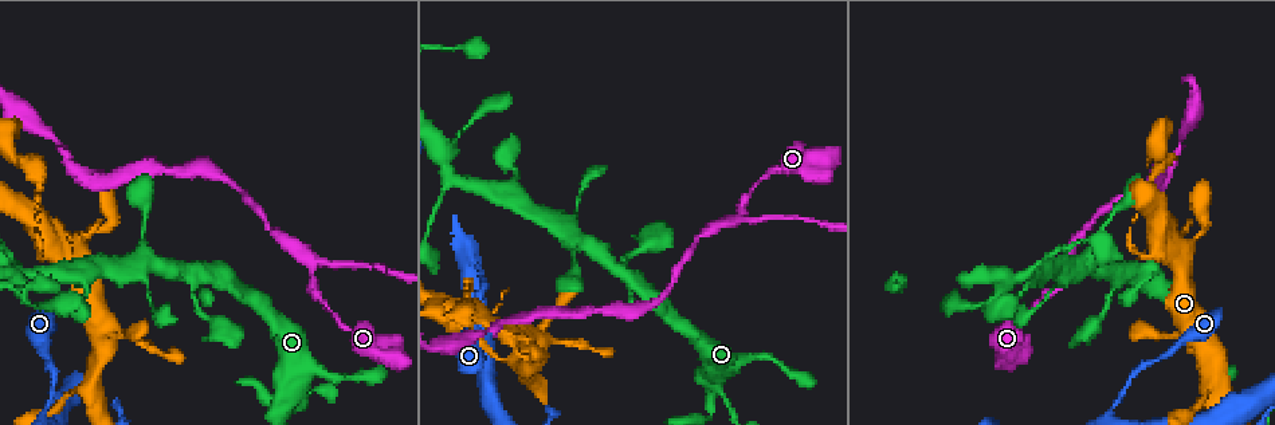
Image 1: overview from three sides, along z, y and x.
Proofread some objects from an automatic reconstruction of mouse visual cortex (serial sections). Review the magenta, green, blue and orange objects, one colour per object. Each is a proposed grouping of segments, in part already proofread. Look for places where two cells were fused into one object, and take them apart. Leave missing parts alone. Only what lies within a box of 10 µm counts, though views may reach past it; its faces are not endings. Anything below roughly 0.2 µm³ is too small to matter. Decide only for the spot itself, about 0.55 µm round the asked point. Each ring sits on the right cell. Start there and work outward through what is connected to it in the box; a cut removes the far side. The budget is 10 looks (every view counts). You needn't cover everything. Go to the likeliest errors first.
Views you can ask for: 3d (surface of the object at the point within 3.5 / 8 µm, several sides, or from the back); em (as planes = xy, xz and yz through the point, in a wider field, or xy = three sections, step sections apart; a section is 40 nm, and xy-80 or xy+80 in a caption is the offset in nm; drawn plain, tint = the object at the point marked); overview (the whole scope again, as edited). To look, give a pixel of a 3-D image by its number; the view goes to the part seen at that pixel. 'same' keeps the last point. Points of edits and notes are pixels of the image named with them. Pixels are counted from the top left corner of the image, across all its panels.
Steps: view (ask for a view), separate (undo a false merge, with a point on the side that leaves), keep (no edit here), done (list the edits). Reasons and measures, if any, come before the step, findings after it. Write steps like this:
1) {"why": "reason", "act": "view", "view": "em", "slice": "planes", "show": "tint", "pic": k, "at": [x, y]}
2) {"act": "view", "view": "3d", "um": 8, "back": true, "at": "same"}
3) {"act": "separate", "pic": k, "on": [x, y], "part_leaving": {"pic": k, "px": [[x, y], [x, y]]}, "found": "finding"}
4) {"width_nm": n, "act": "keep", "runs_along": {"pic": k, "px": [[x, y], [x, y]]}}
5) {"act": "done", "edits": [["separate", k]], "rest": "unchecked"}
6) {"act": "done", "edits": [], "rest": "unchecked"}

{"why": "branch point", "act": "view", "view": "3d", "um": 3.5, "pic": 1, "at": [743, 219]}

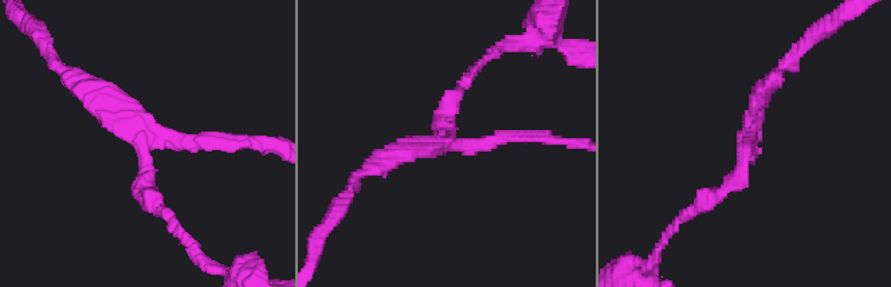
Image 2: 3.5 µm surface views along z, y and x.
{"arms": 3, "arm_widths_nm": [150, 150, 250], "act": "view", "view": "em", "slice": "xy", "step": 3, "show": "tint", "pic": 2, "at": [445, 140]}

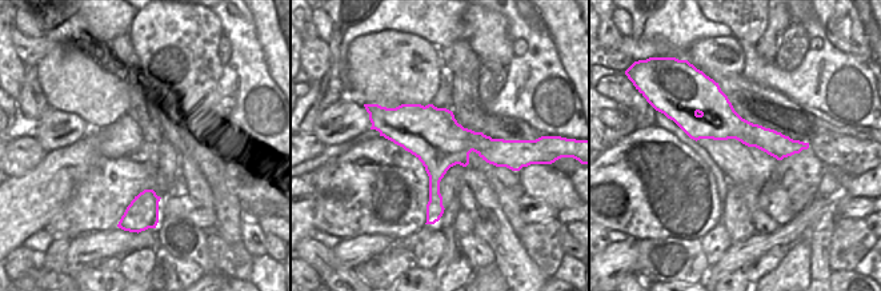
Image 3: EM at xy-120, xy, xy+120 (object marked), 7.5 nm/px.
{"act": "keep", "runs_along": {"pic": 3, "px": [[375, 124], [509, 159]]}, "found": "continuous, no second cell"}

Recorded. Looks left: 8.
{"why": "sharp bend", "act": "view", "view": "3d", "um": 3.5, "pic": 1, "at": [38, 223]}

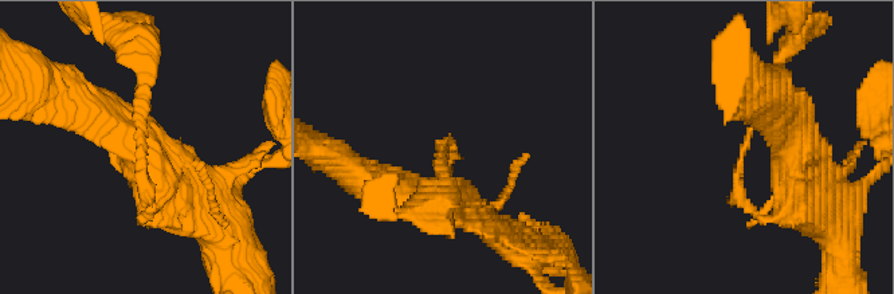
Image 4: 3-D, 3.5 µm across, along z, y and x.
{"arm_widths_nm": [100, 150], "why": "need the tissue", "act": "view", "view": "em", "slice": "xy", "step": 3, "show": "tint", "pic": 4, "at": [448, 147]}

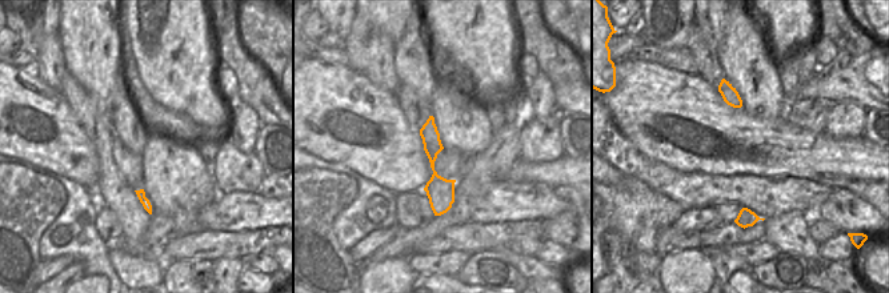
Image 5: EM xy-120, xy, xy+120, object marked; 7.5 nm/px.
{"act": "view", "view": "em", "slice": "planes", "show": "tint", "at": "same"}

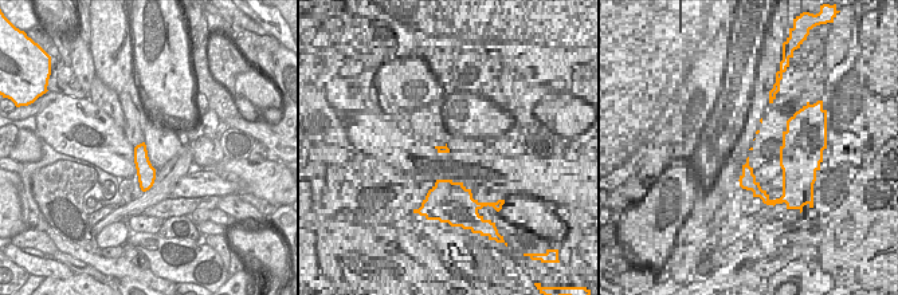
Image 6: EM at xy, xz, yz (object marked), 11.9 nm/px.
{"act": "keep", "runs_along": {"pic": 4, "px": [[145, 216], [145, 77]]}, "found": "one cell here"}

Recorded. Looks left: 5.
{"why": "calibre changes", "act": "view", "view": "3d", "um": 3.5, "pic": 1, "at": [450, 315]}

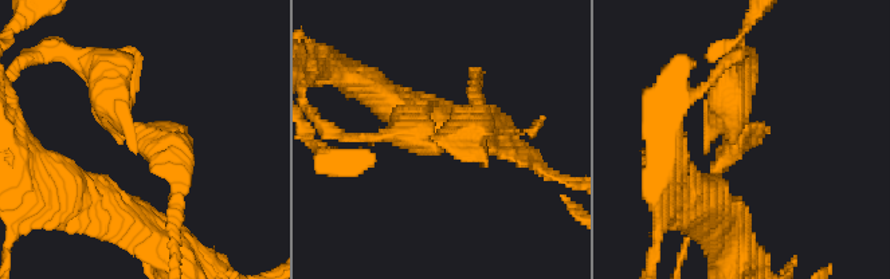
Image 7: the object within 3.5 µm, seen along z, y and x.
{"why": "need the tissue", "act": "view", "view": "em", "slice": "xy", "step": 5, "show": "tint", "pic": 7, "at": [138, 133]}

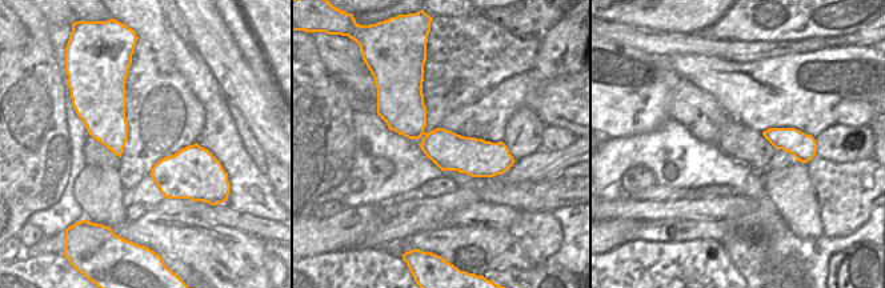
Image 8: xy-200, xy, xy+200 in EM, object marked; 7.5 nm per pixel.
{"act": "view", "view": "em", "slice": "xy", "step": 2, "show": "tint", "at": "same"}

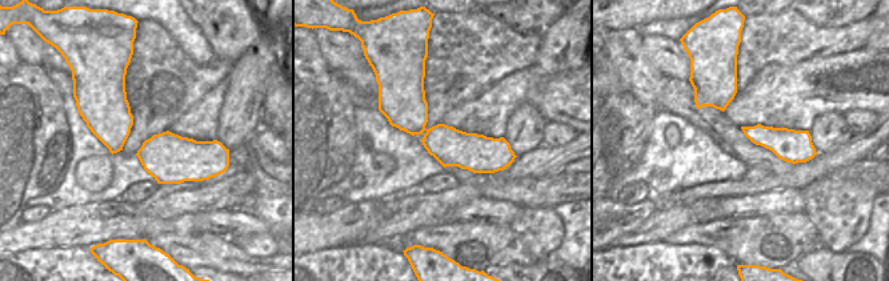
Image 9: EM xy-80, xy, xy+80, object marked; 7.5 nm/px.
{"act": "keep", "runs_along": {"pic": 9, "px": [[383, 107], [452, 148], [511, 157]]}, "found": "continuous, no second cell"}

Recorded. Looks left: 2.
{"why": "thin arm on a thick one", "act": "view", "view": "3d", "um": 3.5, "back": true, "pic": 1, "at": [456, 177]}

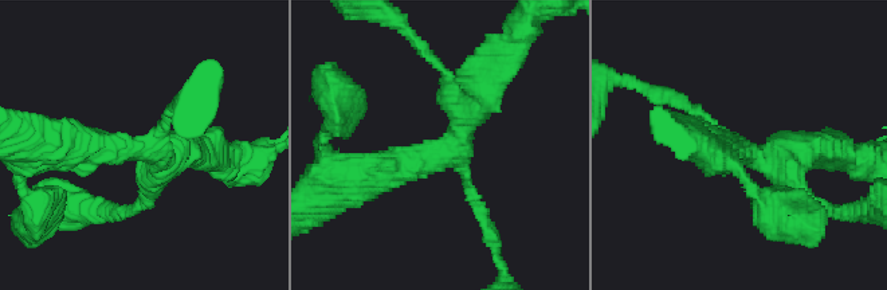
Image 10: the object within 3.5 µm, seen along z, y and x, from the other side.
{"why": "shape alone is not enough", "act": "view", "view": "em", "slice": "xy", "step": 1, "show": "tint", "pic": 10, "at": [445, 153]}

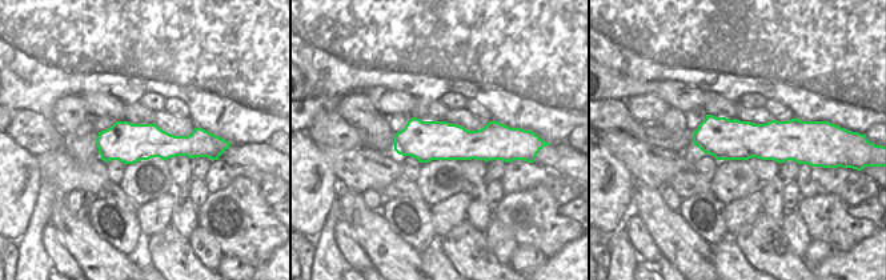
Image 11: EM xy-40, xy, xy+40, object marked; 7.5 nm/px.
{"width_nm": 300, "act": "keep", "runs_along": {"pic": 10, "px": [[357, 183], [456, 141], [448, 90]]}, "found": "all the same cell"}

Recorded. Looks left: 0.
{"act": "done", "edits": [], "rest": "unchecked"}

